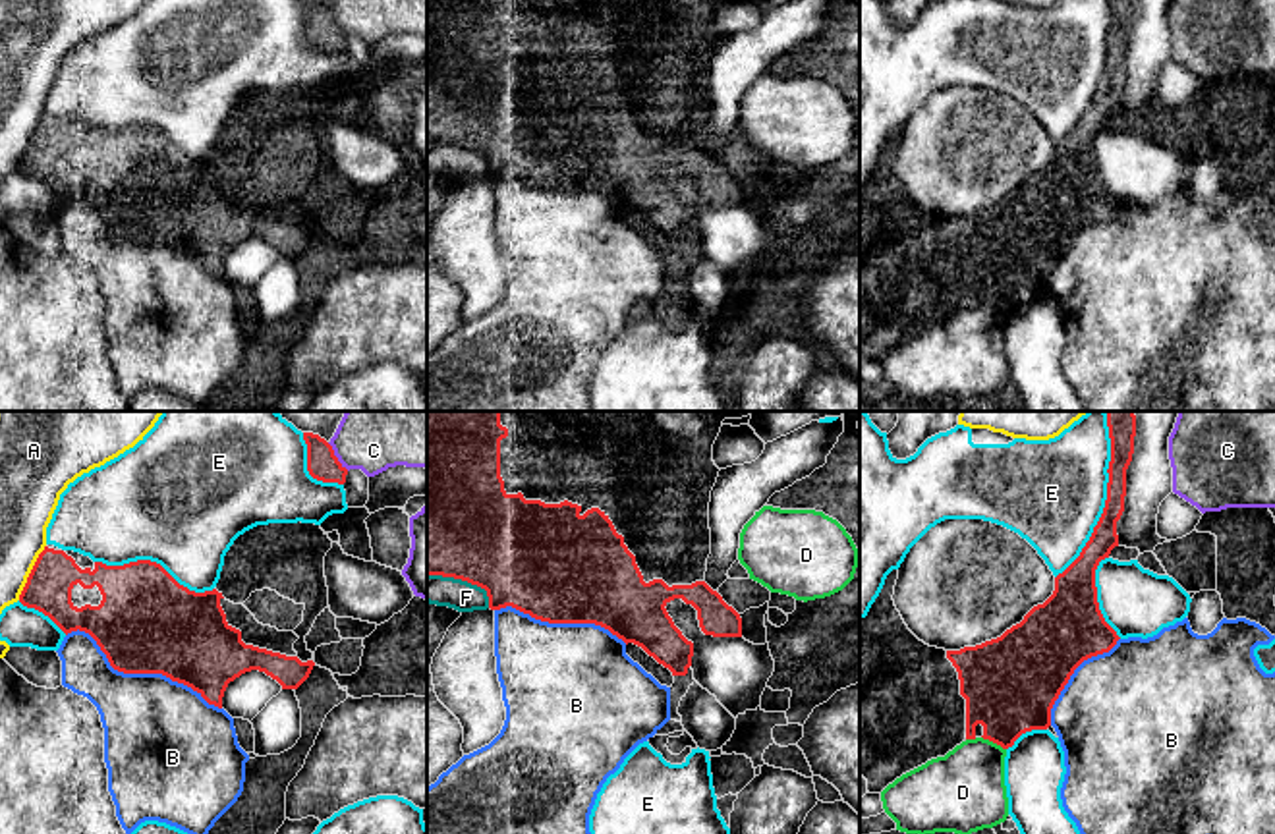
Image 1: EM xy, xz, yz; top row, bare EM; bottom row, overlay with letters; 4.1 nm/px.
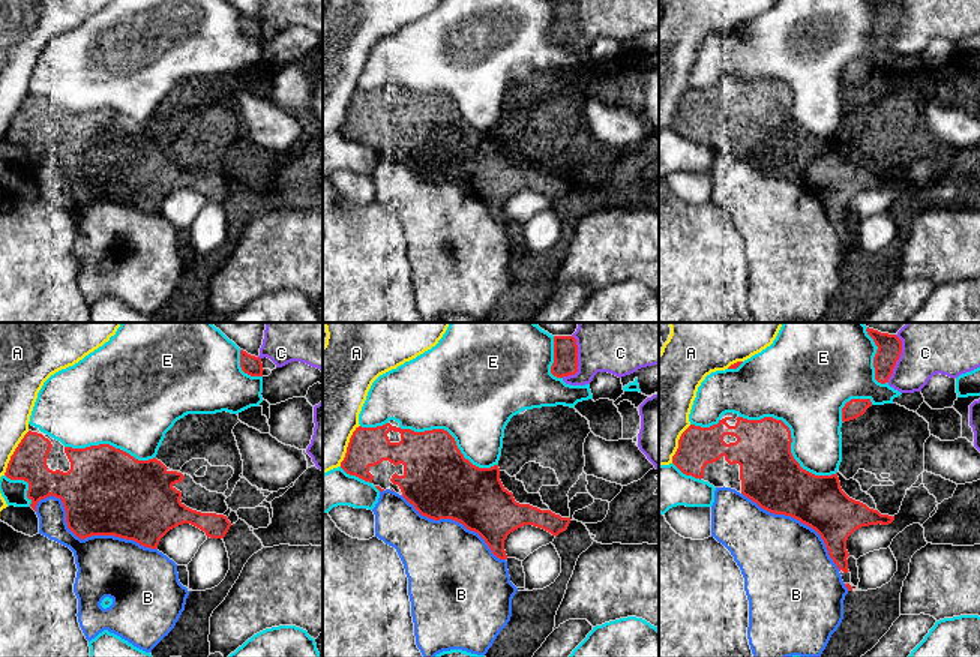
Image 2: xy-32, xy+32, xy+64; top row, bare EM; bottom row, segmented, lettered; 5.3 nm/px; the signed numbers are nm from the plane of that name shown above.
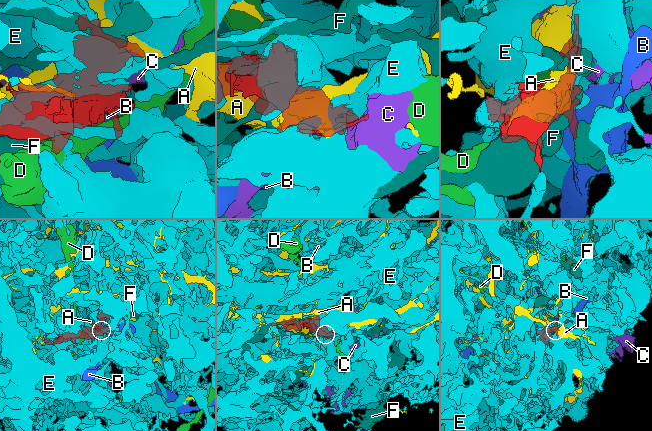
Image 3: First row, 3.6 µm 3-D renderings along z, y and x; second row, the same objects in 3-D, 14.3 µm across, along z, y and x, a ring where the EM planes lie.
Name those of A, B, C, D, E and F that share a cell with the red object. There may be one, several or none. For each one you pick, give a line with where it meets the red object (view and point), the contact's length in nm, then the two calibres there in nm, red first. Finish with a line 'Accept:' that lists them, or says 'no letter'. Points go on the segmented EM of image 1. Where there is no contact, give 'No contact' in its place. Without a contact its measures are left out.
Accept: no letter

